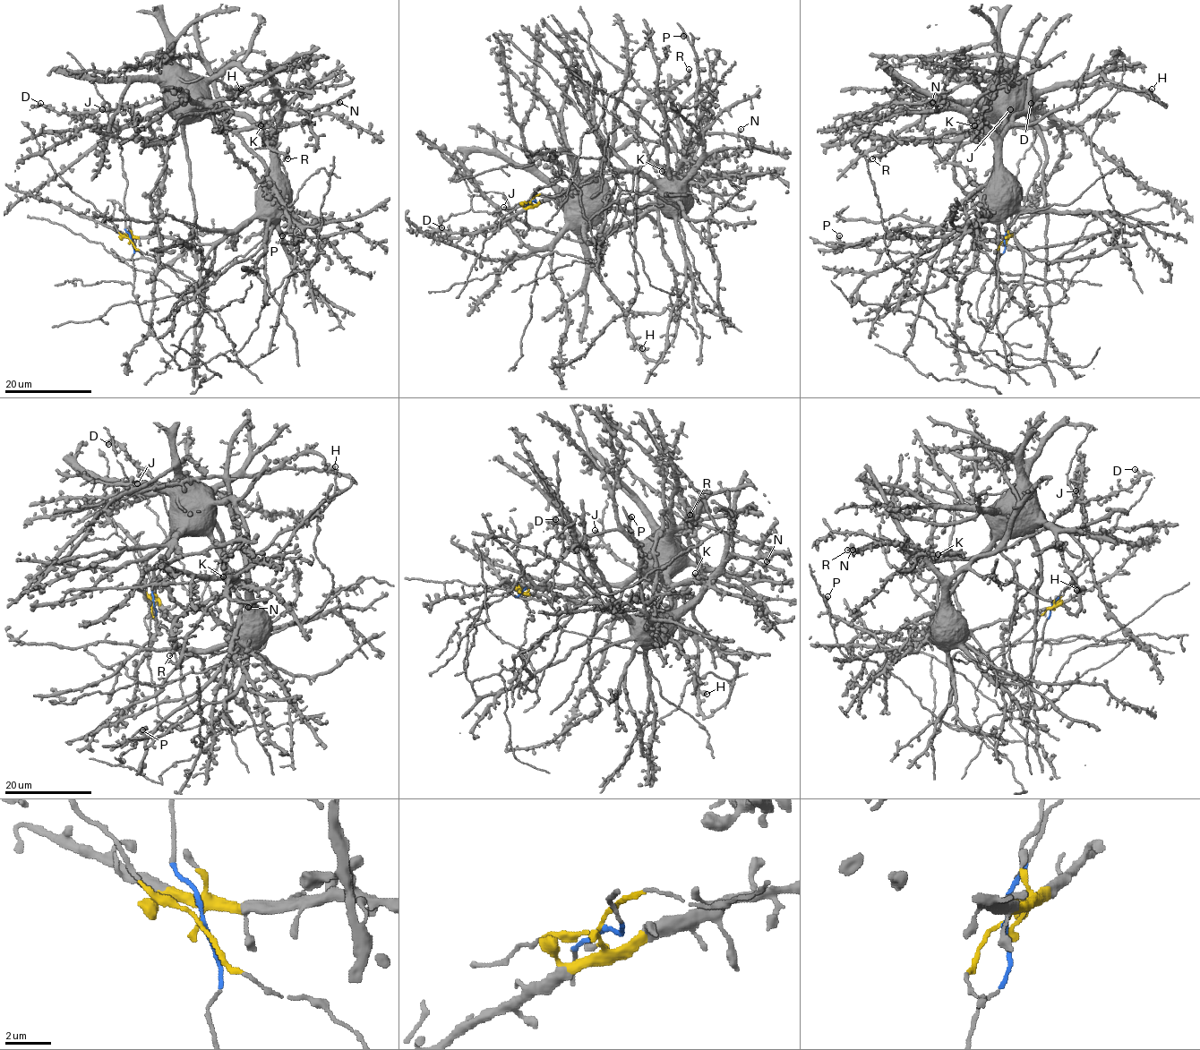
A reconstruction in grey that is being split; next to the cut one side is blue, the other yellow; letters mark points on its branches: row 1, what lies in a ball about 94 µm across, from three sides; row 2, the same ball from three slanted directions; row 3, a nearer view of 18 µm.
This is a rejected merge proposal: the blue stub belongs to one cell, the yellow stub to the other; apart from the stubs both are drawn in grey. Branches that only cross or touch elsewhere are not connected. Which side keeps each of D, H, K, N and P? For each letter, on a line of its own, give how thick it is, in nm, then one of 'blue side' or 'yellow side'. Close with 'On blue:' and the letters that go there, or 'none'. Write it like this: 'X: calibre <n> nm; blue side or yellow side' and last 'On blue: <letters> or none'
D: calibre 240 nm; yellow side
H: calibre 550 nm; blue side
K: calibre 150 nm; blue side
N: calibre 280 nm; yellow side
P: calibre 480 nm; yellow side
On blue: H, K

